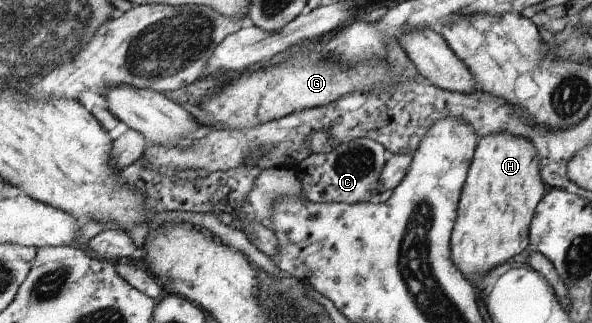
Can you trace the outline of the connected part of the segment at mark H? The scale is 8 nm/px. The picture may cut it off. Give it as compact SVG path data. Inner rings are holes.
M509 133L490 134L480 138L469 176L461 193L457 227L451 240L454 265L470 283L480 283L491 271L508 263L516 254L530 246L530 226L538 204L547 194L548 187L541 176L541 165L534 144L526 138Z

